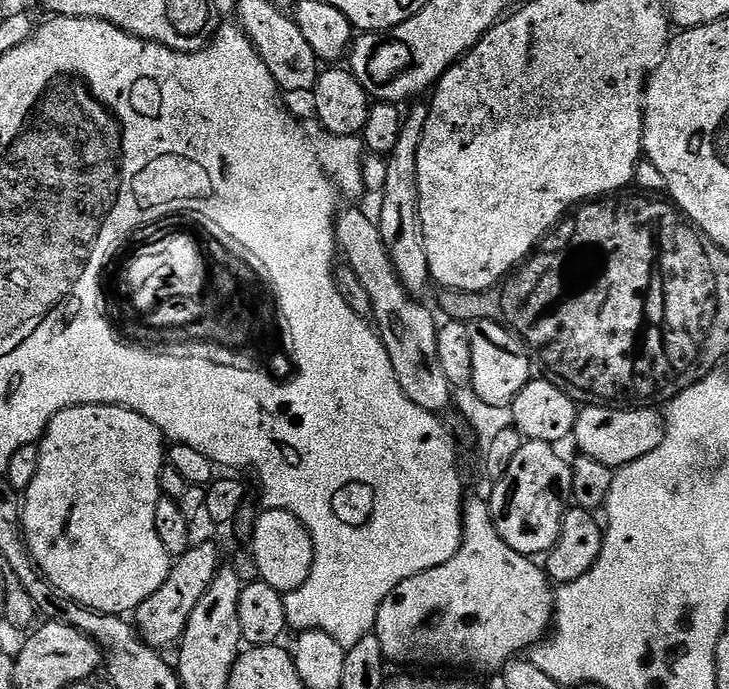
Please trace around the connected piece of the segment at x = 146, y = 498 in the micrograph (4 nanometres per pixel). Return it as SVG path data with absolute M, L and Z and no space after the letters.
M80 404L77 408L62 410L48 423L39 441L40 457L38 458L38 472L34 480L22 493L22 507L20 509L20 527L24 530L24 541L32 552L32 559L37 568L44 573L44 579L56 587L61 596L68 596L74 602L86 606L90 610L98 610L106 614L124 616L135 613L136 607L168 577L168 571L174 563L173 557L168 555L166 546L162 546L162 538L158 538L158 530L154 526L154 510L162 499L160 492L160 471L166 468L166 437L142 414L129 408L119 408L117 404Z

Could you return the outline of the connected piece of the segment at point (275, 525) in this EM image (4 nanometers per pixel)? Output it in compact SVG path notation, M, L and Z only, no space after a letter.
M269 508L261 511L254 528L250 550L252 560L256 563L256 572L260 575L257 577L282 594L298 590L298 586L302 586L302 582L310 578L314 558L312 536L305 530L304 523L286 510Z

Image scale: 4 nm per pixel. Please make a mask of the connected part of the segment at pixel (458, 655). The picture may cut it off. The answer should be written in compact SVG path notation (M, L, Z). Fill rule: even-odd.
M469 495L464 502L462 510L462 534L464 540L460 543L458 554L450 558L450 562L442 562L442 566L434 566L414 578L406 578L394 591L382 602L382 606L376 612L376 626L374 634L378 642L382 642L385 661L397 660L400 664L436 664L441 660L444 664L461 664L464 668L477 668L480 672L499 673L509 660L517 655L519 648L531 649L540 643L549 631L552 614L554 611L554 588L550 583L547 572L535 559L520 556L496 532L496 524L492 521L492 510L487 499L479 500L478 497Z

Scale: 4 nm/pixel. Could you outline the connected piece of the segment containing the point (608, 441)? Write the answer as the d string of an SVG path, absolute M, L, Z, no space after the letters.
M584 406L576 413L574 441L580 447L579 451L613 470L622 469L650 454L663 437L664 421L656 408Z

